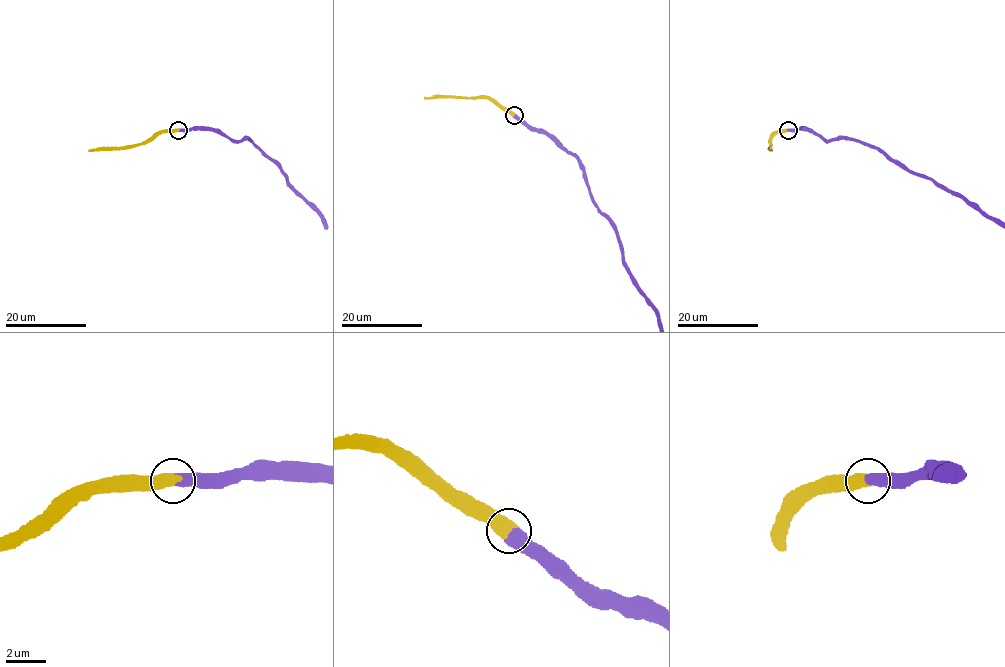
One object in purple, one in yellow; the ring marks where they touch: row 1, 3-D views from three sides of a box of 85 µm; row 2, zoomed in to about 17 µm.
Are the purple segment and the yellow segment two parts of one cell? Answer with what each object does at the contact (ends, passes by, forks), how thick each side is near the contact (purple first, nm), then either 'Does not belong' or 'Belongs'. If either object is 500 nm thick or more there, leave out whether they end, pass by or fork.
Thickness 600 nm (purple) against 650 nm. Belongs

